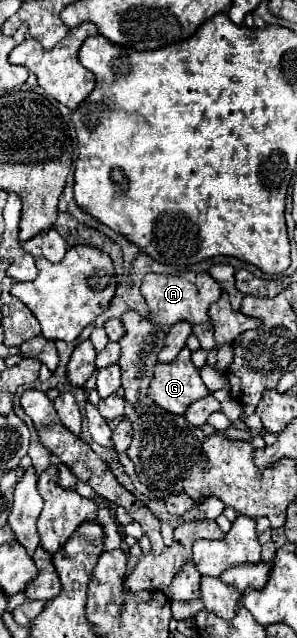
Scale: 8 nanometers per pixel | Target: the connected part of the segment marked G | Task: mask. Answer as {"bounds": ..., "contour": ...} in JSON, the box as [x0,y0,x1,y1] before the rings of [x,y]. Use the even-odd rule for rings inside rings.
{"bounds":[148,348,210,414],"contour":[[[186,348],[186,362],[180,358],[166,364],[158,362],[148,388],[150,398],[172,414],[184,414],[194,400],[210,394],[200,378],[198,368],[192,364],[190,354],[192,352]]]}

